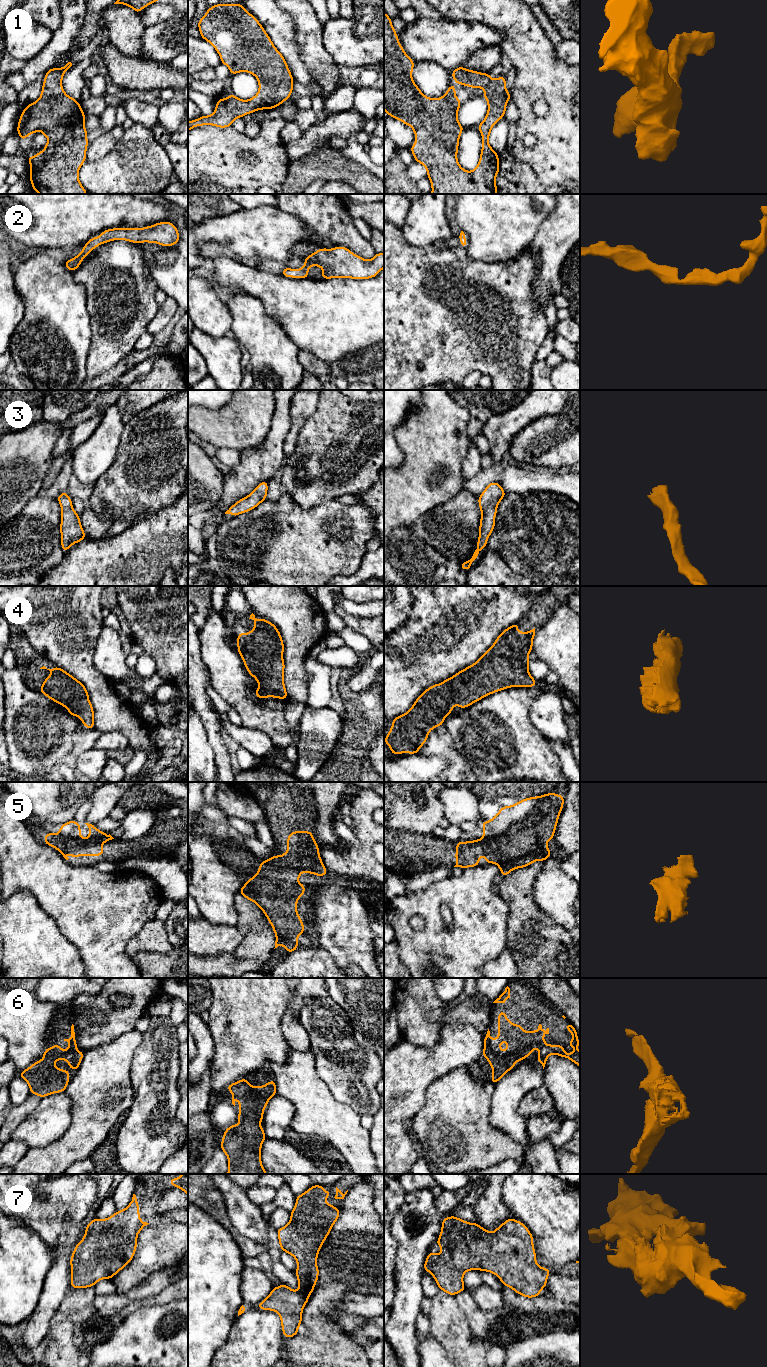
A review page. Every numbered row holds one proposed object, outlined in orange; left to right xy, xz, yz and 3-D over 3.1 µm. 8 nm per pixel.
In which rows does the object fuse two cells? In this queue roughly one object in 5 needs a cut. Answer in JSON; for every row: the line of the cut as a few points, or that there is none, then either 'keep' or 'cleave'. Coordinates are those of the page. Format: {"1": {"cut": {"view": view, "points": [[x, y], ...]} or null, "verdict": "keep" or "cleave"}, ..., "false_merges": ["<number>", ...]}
{"1": {"cut": null, "verdict": "keep"}, "2": {"cut": null, "verdict": "keep"}, "3": {"cut": null, "verdict": "keep"}, "4": {"cut": null, "verdict": "keep"}, "5": {"cut": null, "verdict": "keep"}, "6": {"cut": null, "verdict": "keep"}, "7": {"cut": null, "verdict": "keep"}, "false_merges": []}

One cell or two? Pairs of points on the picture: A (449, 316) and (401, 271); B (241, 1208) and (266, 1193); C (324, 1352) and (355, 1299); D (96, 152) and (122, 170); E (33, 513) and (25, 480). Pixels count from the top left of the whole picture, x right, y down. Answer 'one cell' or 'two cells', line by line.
A: one cell
B: two cells
C: two cells
D: two cells
E: two cells

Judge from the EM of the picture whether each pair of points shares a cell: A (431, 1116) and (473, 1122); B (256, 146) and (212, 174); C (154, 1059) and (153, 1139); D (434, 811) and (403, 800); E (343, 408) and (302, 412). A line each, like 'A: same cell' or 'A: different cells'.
A: same cell
B: same cell
C: same cell
D: same cell
E: different cells

